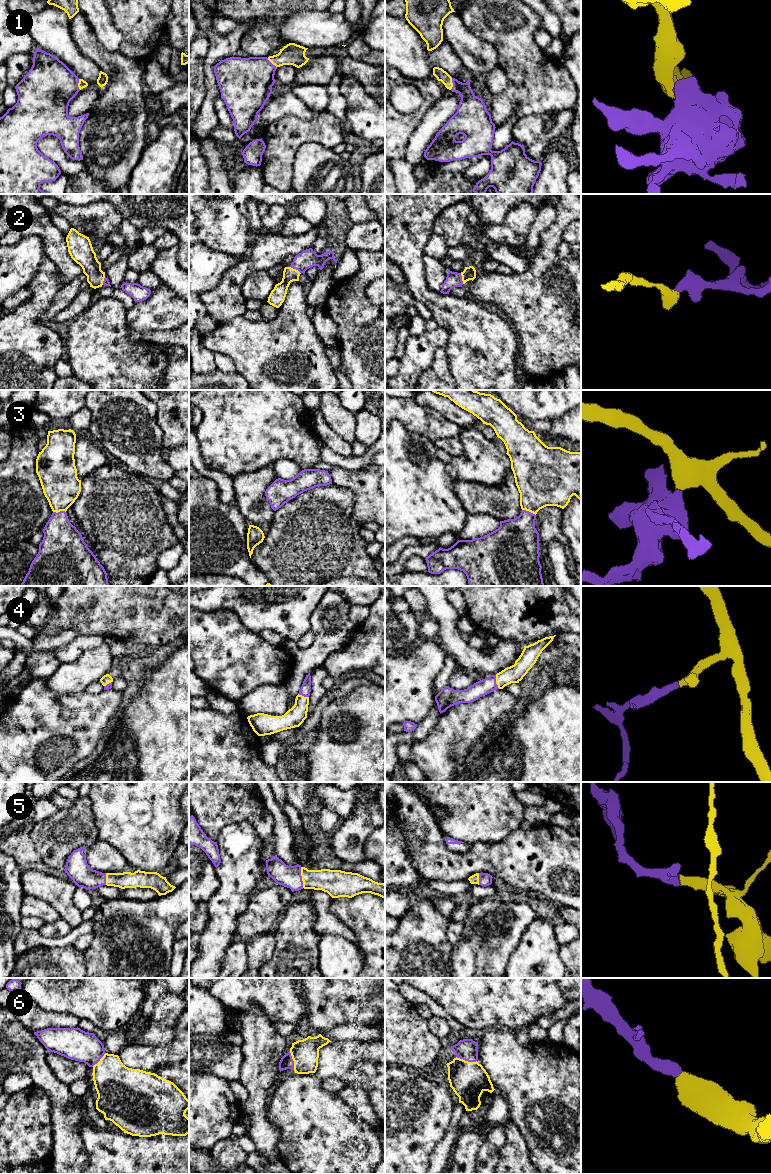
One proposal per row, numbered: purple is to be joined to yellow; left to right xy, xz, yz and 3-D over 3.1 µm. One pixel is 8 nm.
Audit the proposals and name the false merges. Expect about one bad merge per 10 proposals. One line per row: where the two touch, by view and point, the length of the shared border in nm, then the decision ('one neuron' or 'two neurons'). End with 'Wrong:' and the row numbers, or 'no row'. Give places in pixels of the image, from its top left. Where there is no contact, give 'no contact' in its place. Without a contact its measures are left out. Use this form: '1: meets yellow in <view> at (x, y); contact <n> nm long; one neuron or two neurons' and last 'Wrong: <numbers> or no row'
1: meets yellow in yz at (452, 84); contact 100 nm long; one neuron
2: meets yellow in xz at (295, 269); contact 110 nm long; one neuron
3: meets yellow in yz at (529, 511); contact 120 nm long; one neuron
4: meets yellow in yz at (496, 682); contact 120 nm long; one neuron
5: meets yellow in xz at (302, 877); contact 170 nm long; one neuron
6: meets yellow in yz at (466, 1061); contact 170 nm long; one neuron
Wrong: no row

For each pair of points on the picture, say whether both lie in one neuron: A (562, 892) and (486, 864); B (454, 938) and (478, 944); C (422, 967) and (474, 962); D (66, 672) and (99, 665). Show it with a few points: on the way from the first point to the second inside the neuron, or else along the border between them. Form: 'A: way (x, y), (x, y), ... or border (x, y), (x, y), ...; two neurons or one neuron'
A: way (543, 873), (537, 871), (530, 864), (505, 864); one neuron
B: border (462, 922), (463, 936), (453, 944); two neurons
C: border (454, 945), (450, 956), (450, 967); two neurons
D: way (74, 672), (82, 672), (91, 666); one neuron

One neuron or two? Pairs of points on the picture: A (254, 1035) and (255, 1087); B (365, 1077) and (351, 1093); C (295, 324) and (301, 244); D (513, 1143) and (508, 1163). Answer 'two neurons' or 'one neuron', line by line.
A: one neuron
B: two neurons
C: two neurons
D: one neuron

